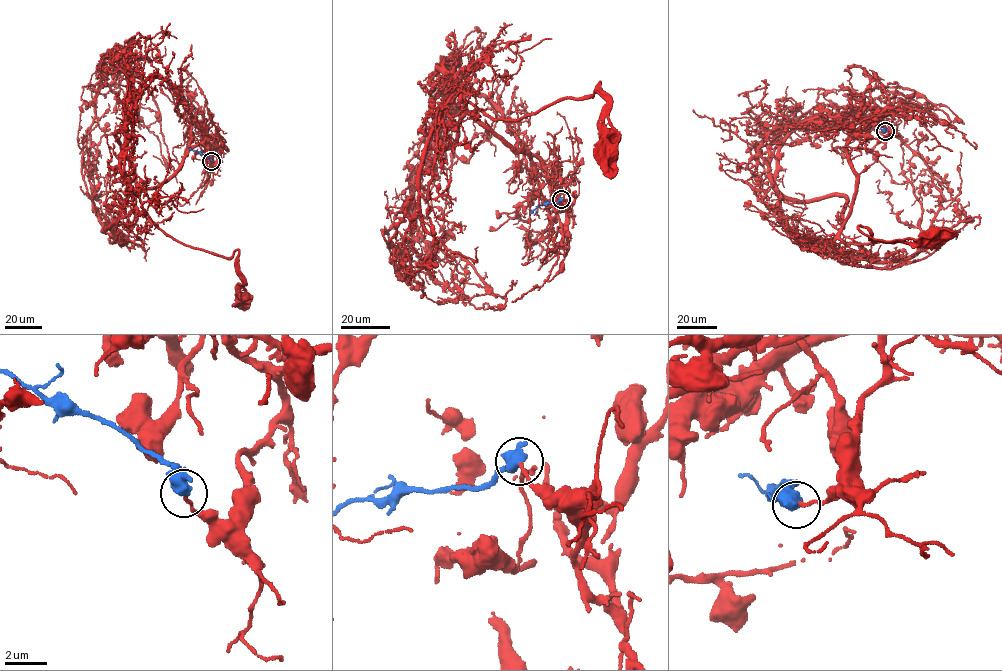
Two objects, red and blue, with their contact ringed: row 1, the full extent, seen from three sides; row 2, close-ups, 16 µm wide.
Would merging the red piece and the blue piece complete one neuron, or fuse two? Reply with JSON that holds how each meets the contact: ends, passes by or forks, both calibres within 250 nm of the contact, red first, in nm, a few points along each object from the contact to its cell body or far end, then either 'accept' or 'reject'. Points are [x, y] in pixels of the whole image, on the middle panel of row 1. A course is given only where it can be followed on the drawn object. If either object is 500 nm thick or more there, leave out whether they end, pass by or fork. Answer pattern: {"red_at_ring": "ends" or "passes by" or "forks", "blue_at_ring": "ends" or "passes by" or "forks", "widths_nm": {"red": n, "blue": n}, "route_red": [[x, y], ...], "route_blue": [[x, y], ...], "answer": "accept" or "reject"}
{"red_at_ring": "ends", "blue_at_ring": "passes by", "widths_nm": {"red": 150, "blue": 460}, "route_red": [[561, 200], [573, 216], [539, 159], [478, 124], [466, 101], [513, 120], [589, 96], [600, 82], [609, 155]], "route_blue": [[561, 199], [540, 205], [530, 214]], "answer": "reject"}

